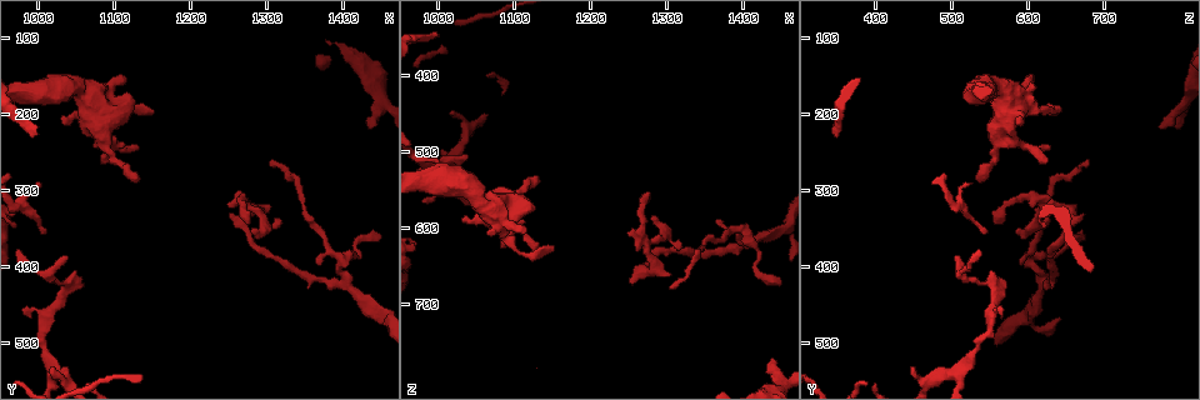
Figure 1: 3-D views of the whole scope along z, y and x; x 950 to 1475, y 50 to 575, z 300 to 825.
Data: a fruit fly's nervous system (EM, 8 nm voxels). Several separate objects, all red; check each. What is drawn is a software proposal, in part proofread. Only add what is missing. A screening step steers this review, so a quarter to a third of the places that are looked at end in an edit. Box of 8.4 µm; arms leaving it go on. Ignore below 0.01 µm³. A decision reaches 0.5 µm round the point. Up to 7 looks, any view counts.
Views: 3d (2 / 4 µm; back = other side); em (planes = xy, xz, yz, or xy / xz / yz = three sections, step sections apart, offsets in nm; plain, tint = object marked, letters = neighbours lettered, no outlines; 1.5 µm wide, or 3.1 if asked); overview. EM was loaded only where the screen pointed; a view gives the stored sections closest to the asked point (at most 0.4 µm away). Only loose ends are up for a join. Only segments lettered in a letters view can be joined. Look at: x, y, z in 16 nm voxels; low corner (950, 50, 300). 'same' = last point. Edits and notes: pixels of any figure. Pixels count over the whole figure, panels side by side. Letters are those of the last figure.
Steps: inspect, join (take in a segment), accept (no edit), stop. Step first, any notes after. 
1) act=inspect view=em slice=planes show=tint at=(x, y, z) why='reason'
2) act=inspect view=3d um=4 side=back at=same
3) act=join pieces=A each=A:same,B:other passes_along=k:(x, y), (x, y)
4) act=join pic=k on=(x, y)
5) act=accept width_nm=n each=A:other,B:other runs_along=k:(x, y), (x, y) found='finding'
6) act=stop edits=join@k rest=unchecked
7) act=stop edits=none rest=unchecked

act=inspect view=em slice=planes show=letters at=(995, 225, 345) why='end of a long branch'

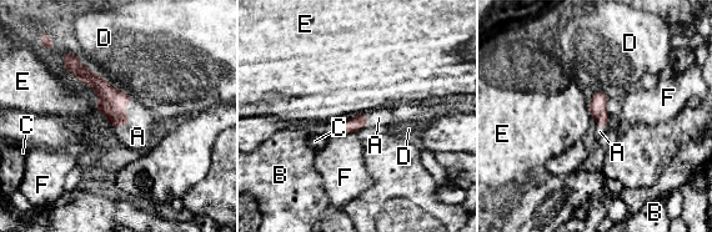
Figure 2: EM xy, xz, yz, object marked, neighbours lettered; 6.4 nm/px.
act=join pieces=A width_nm=100 each=A:same,B:other,C:other,D:other,E:other,F:other passes_along=2:(113, 101), (128, 119), (138, 136) found='the neuron continues'

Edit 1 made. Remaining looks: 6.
act=inspect view=overview why='see it whole again'

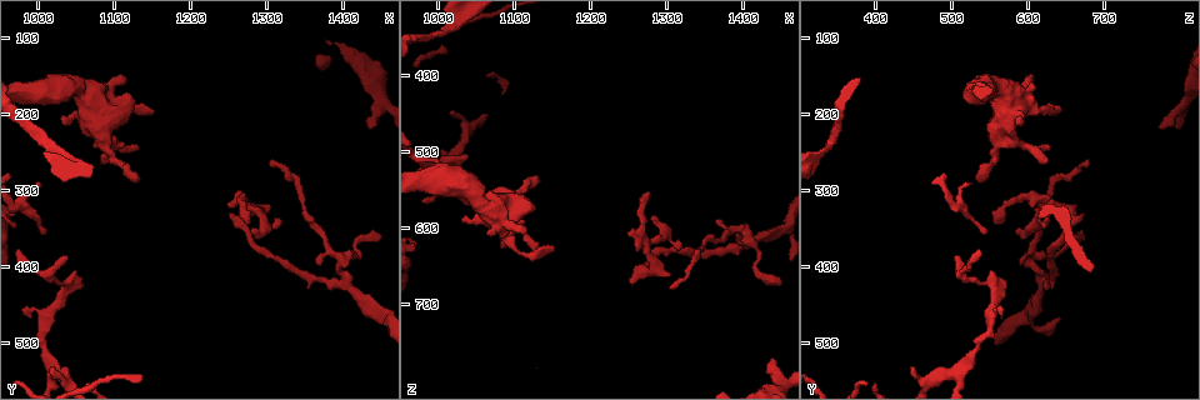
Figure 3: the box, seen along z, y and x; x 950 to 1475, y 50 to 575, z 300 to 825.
act=inspect view=em slice=planes show=letters at=(1110, 155, 600) why='an open end'

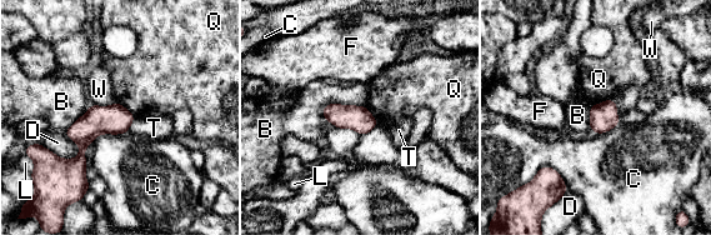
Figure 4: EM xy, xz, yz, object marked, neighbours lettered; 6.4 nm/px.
act=accept each=B:other,C:other,D:other,F:other,L:other,Q:other,T:other,W:other border=4:(611, 98), (590, 108) found='none of them fits'

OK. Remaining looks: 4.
act=inspect view=3d um=2 at=(1445, 215, 770)

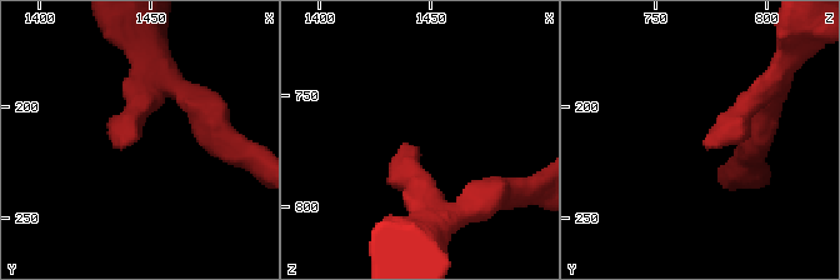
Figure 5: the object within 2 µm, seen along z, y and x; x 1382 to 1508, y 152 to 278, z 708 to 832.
act=inspect view=em slice=xy step=4 show=letters at=(1444, 214, 773) why='now the EM'

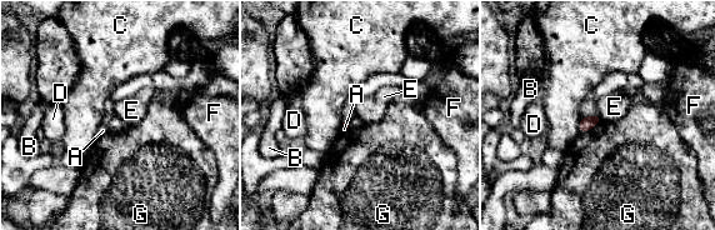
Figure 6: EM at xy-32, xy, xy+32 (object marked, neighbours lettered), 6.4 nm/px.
act=accept each=A:other,B:other,C:other,D:other,E:other,F:other,G:other found='none of them fits'

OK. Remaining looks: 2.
act=stop edits=join@2 rest=unchecked

